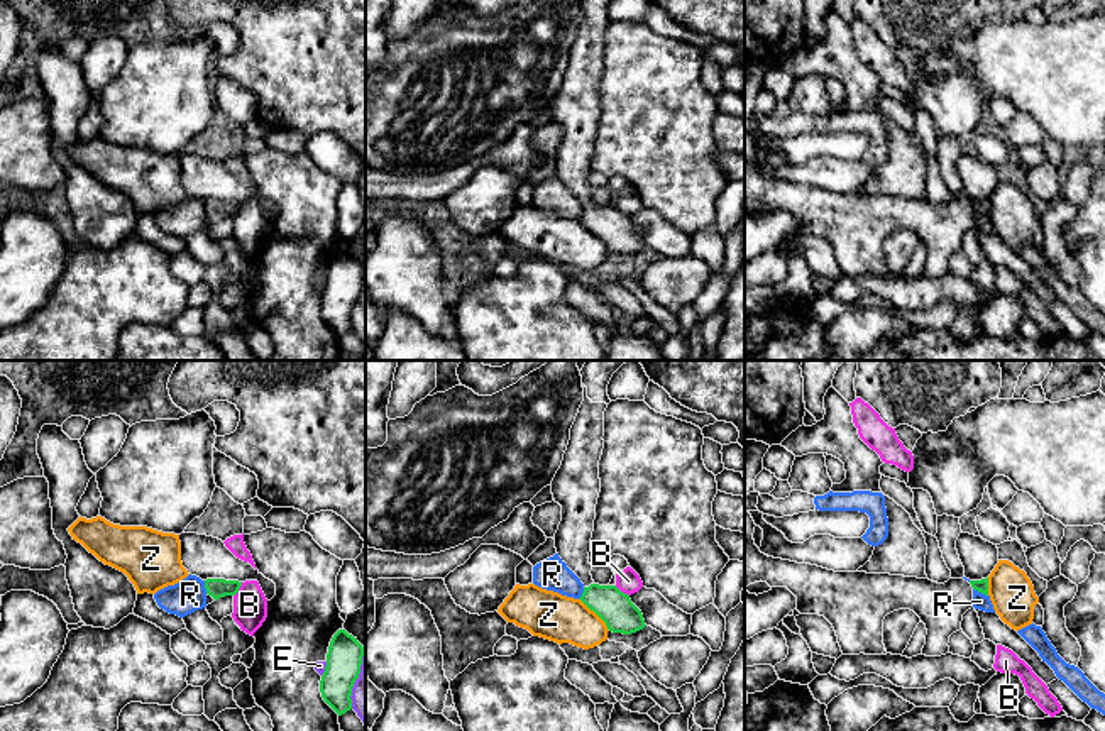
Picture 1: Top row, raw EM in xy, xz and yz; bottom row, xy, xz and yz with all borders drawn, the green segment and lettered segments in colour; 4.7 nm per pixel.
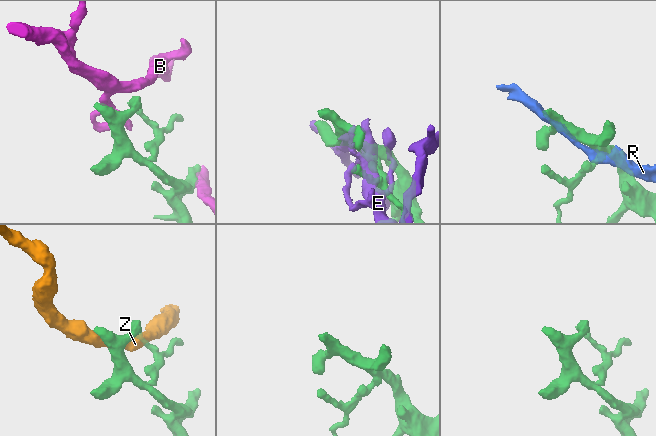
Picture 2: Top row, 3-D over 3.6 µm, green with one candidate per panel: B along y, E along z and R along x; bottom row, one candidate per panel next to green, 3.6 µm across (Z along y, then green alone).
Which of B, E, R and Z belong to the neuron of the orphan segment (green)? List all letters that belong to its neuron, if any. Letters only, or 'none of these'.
none of these

